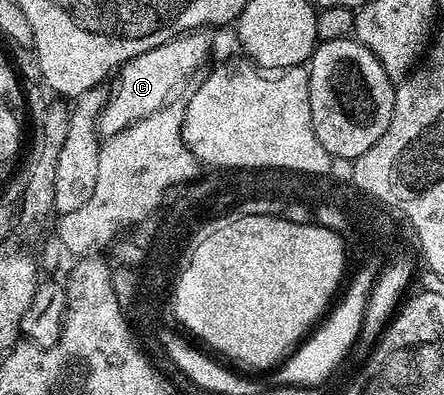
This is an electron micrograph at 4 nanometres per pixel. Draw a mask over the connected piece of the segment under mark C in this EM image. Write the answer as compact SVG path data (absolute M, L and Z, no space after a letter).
M204 30L186 32L182 36L175 36L162 46L154 46L154 50L146 50L121 64L111 81L113 84L107 93L104 109L100 112L99 135L107 138L118 134L134 122L165 107L169 103L168 95L187 76L194 75L203 66L204 59L212 48L212 40L208 35L209 33Z

